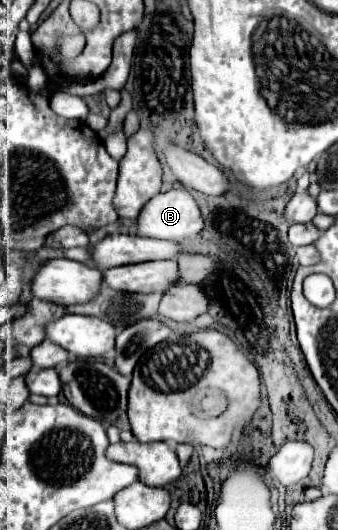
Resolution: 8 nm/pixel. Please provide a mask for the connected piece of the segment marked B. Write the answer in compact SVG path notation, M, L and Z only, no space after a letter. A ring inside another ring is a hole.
M168 190L158 196L154 196L140 212L138 216L138 236L148 236L148 238L162 238L162 240L174 240L182 242L186 238L194 238L202 232L204 228L204 218L200 212L200 206L196 204L194 196L184 190Z

